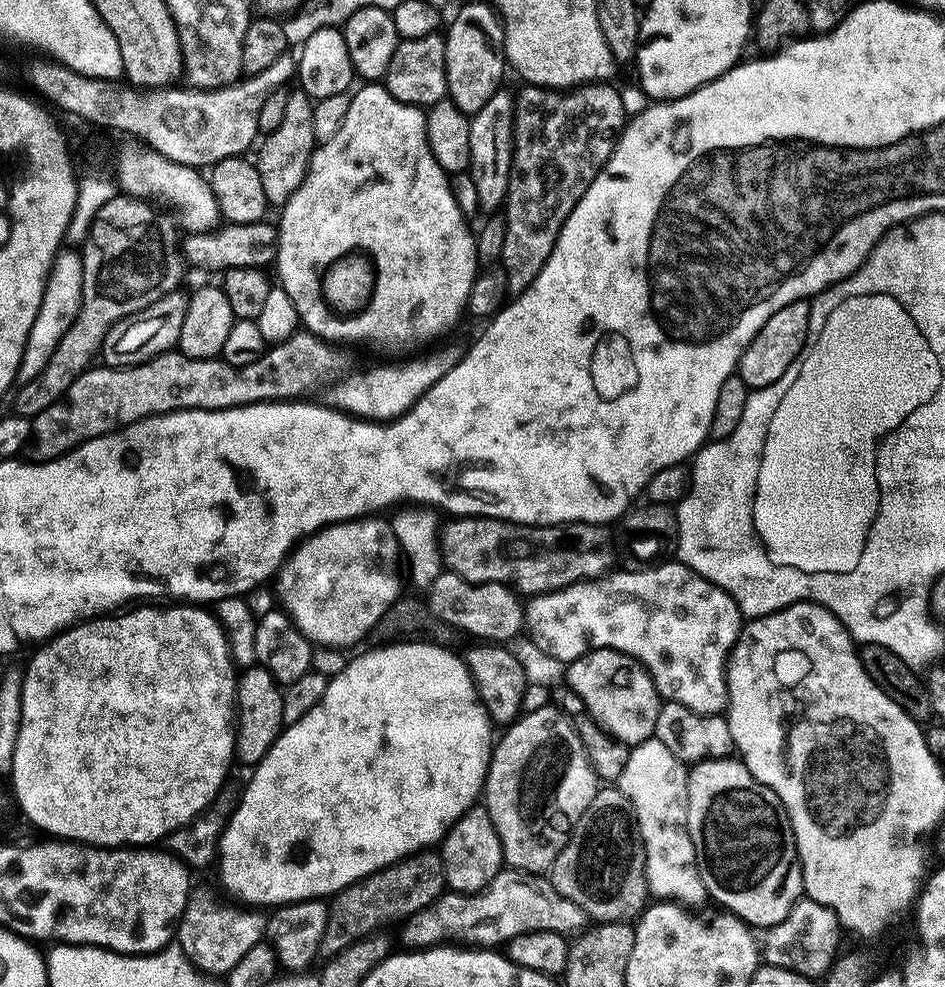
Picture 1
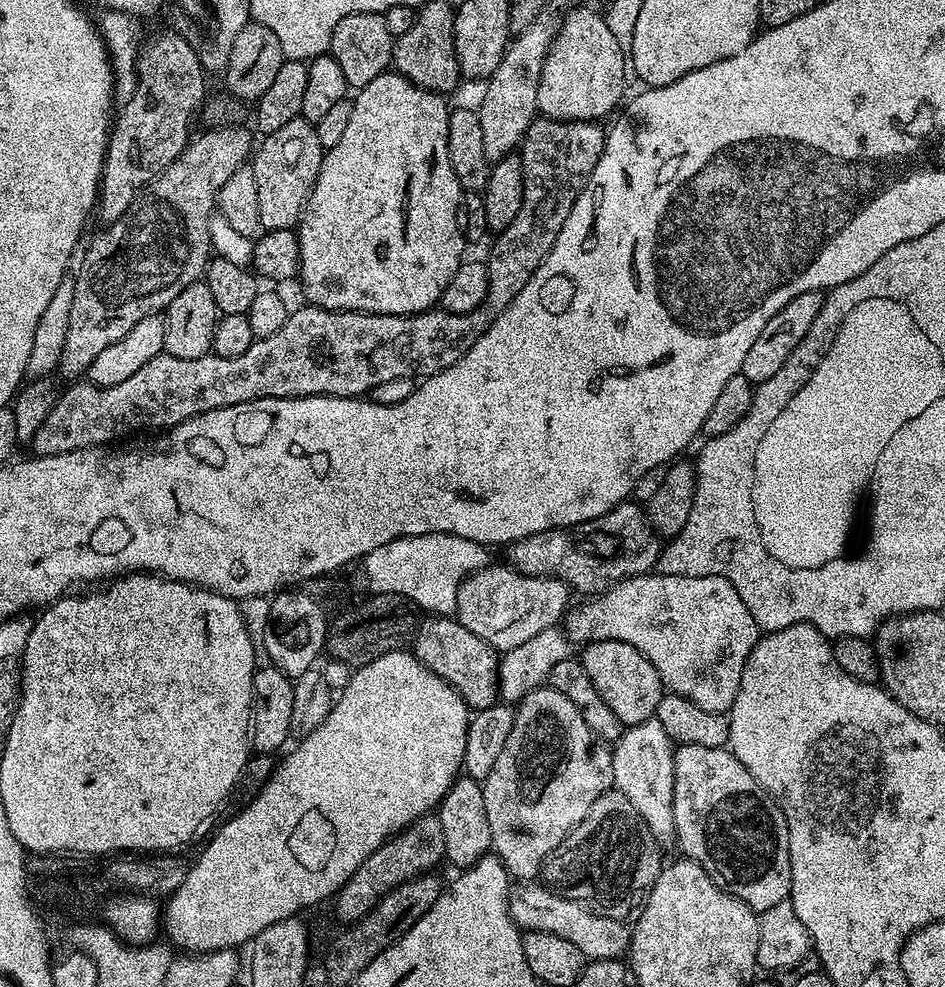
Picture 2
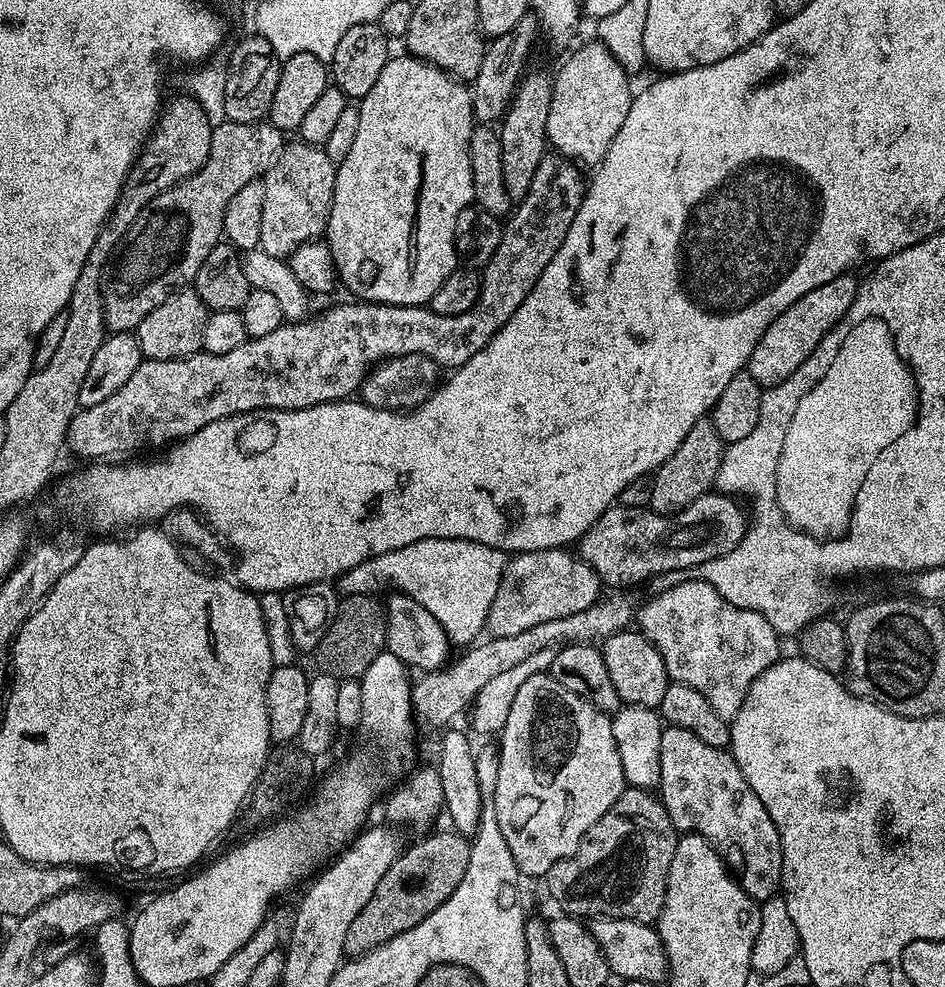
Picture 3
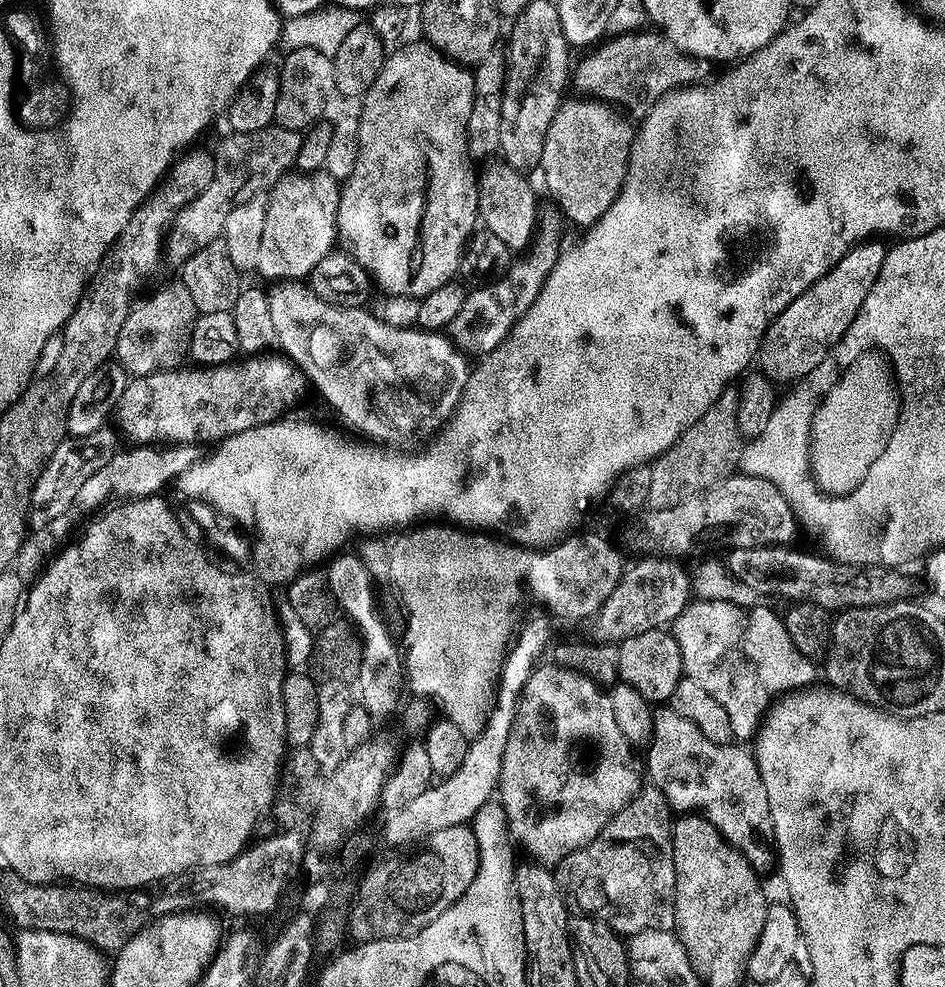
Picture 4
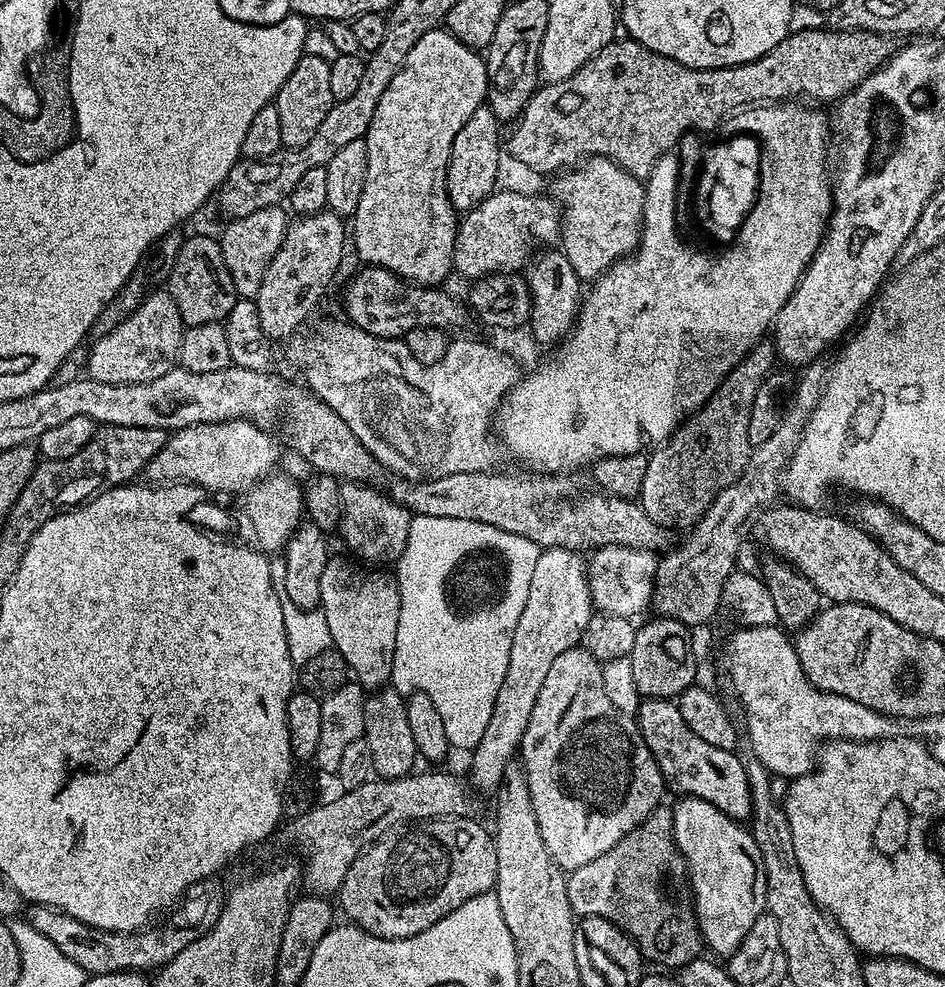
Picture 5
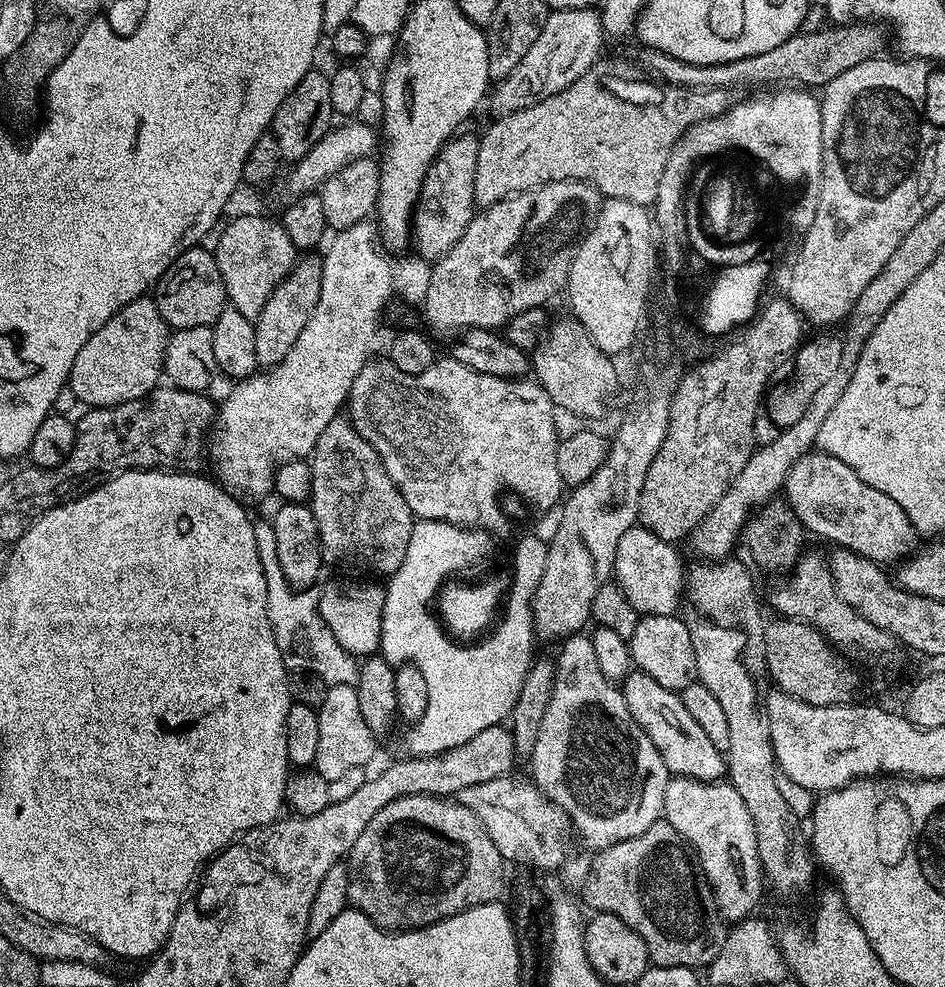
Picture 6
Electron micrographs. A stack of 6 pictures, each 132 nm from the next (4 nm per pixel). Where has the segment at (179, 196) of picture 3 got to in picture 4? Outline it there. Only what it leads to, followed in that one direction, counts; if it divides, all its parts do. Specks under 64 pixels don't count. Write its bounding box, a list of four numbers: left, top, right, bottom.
[166,130,304,266]

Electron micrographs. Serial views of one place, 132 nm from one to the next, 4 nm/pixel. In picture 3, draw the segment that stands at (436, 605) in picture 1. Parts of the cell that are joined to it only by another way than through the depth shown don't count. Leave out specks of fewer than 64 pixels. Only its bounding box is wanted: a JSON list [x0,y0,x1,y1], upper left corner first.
[486,547,602,636]

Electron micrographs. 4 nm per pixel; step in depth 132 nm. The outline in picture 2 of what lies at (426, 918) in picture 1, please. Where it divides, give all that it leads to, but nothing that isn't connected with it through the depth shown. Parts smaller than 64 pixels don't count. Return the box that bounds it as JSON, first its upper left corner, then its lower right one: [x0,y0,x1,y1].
[506,882,630,962]

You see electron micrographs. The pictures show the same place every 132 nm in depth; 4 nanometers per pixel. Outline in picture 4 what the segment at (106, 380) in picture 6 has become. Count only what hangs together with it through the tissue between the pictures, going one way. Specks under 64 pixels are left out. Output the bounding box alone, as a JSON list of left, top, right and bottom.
[114,282,198,377]

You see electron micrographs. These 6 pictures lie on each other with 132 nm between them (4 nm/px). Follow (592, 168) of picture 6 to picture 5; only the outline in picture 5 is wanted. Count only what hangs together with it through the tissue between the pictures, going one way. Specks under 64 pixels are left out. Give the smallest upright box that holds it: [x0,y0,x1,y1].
[507,28,902,178]

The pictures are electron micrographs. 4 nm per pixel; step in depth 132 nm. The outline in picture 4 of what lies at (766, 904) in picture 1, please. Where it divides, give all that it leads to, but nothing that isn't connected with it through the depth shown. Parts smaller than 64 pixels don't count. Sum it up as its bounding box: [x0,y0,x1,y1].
[646,706,774,874]

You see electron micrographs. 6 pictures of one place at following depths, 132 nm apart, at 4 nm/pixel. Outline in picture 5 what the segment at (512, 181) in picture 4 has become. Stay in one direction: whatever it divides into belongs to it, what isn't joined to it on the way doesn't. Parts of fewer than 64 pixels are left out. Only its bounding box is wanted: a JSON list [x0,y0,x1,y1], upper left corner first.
[526,250,582,346]

